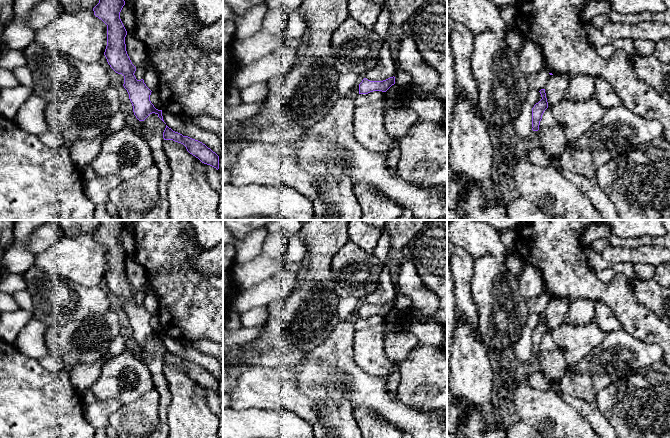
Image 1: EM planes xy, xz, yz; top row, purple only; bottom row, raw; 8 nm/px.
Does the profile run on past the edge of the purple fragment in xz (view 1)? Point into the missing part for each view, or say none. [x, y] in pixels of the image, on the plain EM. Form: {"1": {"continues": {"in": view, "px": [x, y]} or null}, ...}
{"1": {"continues": null}}

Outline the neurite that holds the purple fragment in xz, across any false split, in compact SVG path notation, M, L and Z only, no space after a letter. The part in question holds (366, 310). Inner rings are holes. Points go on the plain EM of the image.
M390 301L383 305L370 305L366 302L359 308L359 318L368 318L373 315L386 316L395 308L395 301Z

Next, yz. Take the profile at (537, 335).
M541 313L540 315L542 323L534 329L532 332L532 354L538 355L540 345L542 343L542 339L544 335L548 332L548 326L546 322L545 313Z

